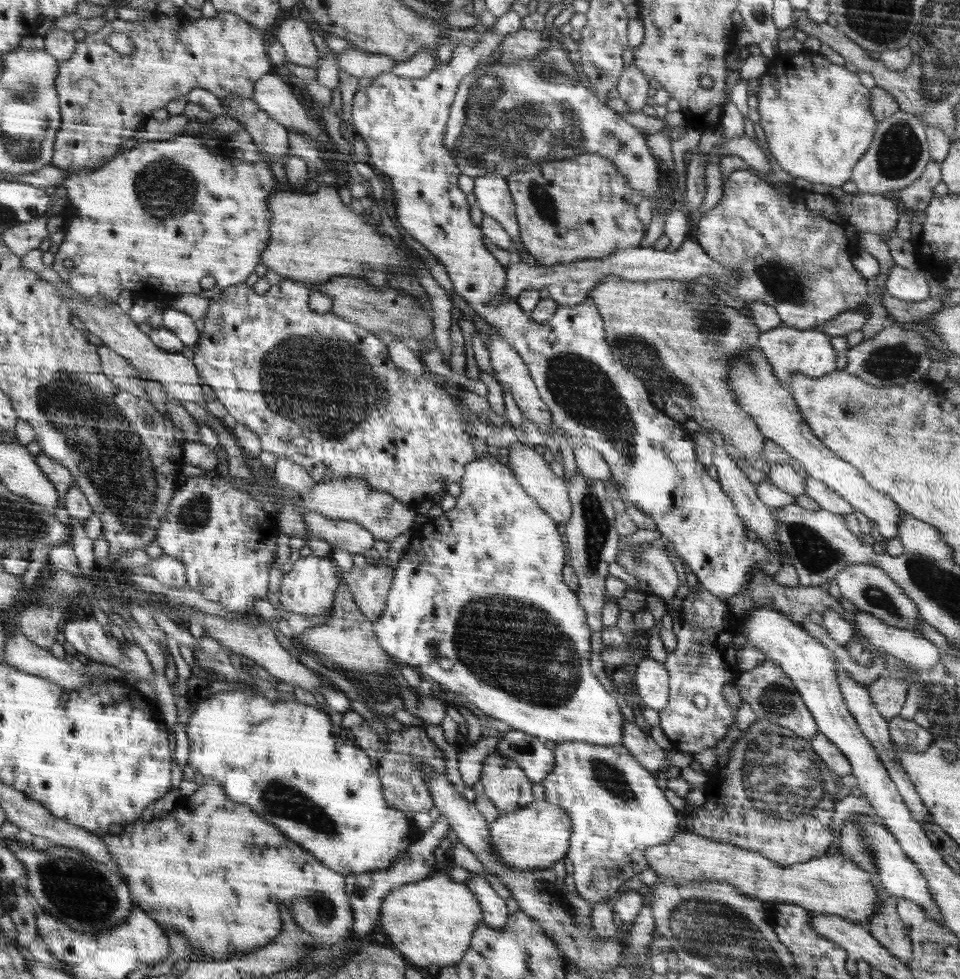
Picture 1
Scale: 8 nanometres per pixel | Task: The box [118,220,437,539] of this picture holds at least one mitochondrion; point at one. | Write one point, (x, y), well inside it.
(318, 382)

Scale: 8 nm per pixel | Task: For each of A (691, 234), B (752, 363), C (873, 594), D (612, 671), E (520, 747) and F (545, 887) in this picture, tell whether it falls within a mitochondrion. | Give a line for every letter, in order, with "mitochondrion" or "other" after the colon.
A: other
B: mitochondrion
C: mitochondrion
D: other
E: mitochondrion
F: mitochondrion

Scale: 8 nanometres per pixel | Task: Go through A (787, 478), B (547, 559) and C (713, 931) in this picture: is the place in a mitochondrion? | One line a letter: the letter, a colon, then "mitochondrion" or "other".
A: other
B: other
C: mitochondrion

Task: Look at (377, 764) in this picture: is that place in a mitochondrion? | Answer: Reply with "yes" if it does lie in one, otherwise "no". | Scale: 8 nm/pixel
no

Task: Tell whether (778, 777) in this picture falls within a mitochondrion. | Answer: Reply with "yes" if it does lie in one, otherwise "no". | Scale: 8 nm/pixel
yes

